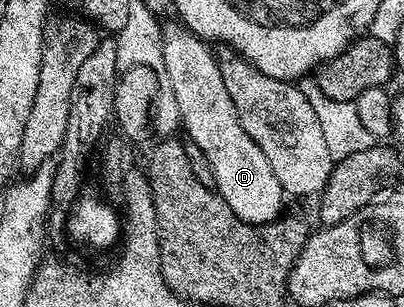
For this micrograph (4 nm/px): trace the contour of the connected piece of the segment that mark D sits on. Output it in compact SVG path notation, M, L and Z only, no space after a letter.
M173 20L162 25L162 50L168 67L168 80L172 83L172 95L176 95L176 107L180 107L180 125L184 133L186 129L185 136L194 141L204 155L208 155L208 163L212 163L214 189L240 220L247 221L249 225L263 225L276 220L284 213L282 184L280 179L276 179L276 171L272 171L272 163L268 163L264 151L260 151L248 131L240 127L232 95L228 95L224 75L220 75L215 50L197 37L193 29L186 28L181 20Z

